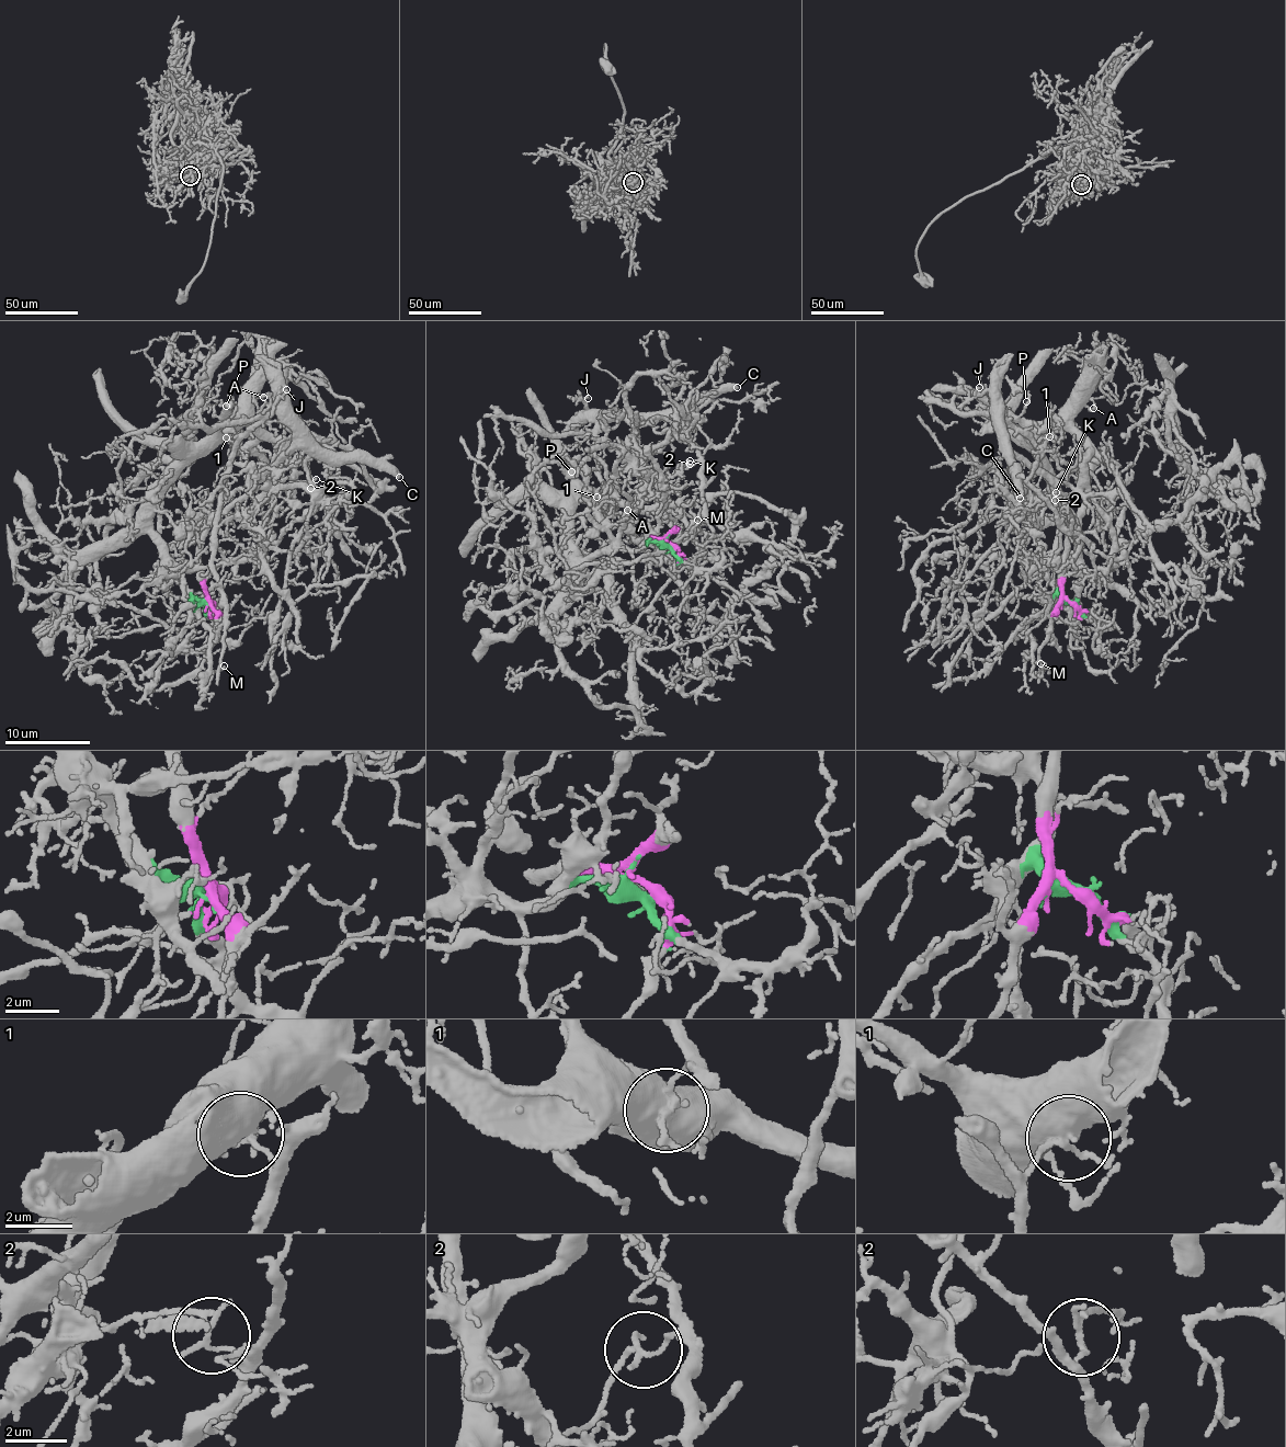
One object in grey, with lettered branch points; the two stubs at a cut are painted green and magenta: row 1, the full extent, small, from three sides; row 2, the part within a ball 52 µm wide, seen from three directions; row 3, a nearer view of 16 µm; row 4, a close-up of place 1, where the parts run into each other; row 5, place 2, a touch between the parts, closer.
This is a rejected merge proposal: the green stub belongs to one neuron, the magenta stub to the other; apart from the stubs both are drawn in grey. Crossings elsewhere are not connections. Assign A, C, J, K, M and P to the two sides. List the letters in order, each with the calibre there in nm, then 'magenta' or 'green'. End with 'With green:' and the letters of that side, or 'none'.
A: 100 nm | green
C: 420 nm | magenta
J: 80 nm | magenta
K: 120 nm | magenta
M: 120 nm | magenta
P: 90 nm | green
With green: A, P

